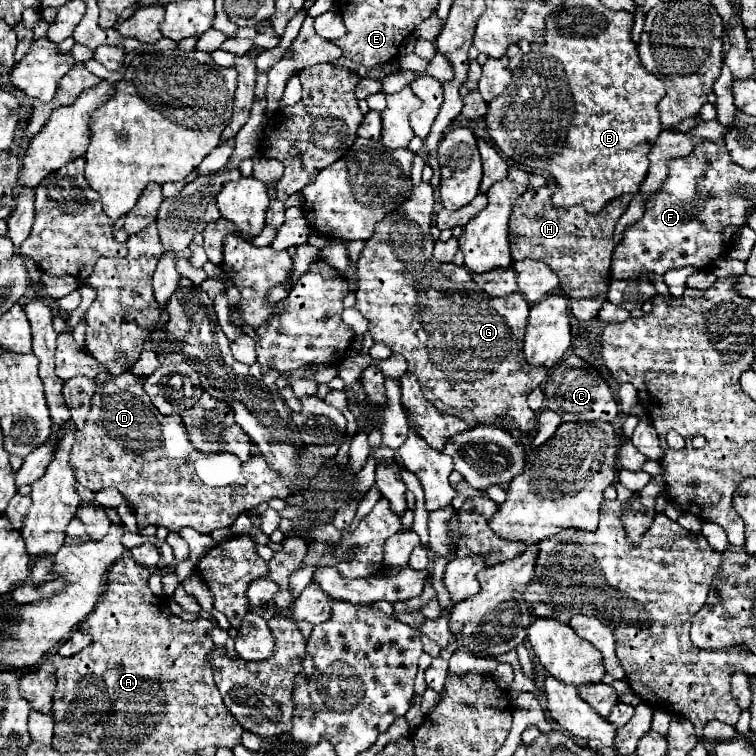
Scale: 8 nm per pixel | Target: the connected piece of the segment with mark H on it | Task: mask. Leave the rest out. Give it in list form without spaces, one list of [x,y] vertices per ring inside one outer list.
[[[544,187],[536,193],[526,193],[520,197],[520,201],[514,205],[514,213],[512,213],[512,243],[510,243],[510,253],[512,257],[518,259],[540,259],[544,261],[548,267],[552,267],[558,277],[560,277],[560,287],[566,293],[566,297],[570,297],[570,311],[578,321],[590,321],[598,315],[600,307],[604,305],[604,301],[608,299],[608,285],[610,285],[610,257],[614,251],[614,225],[618,221],[618,217],[626,211],[632,195],[622,195],[616,197],[614,201],[610,201],[600,213],[590,215],[586,213],[580,205],[574,207],[554,207],[552,205],[552,189]]]

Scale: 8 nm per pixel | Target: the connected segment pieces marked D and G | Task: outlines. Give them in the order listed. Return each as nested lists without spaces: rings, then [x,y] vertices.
[[[102,371],[96,375],[92,409],[86,419],[86,427],[76,433],[76,441],[70,453],[70,463],[80,485],[92,491],[106,487],[118,489],[128,499],[132,509],[138,511],[140,527],[164,526],[171,532],[179,532],[182,527],[194,527],[200,533],[212,533],[214,529],[230,527],[242,511],[250,511],[252,507],[258,507],[272,497],[286,499],[292,493],[288,483],[260,455],[252,457],[252,461],[238,461],[230,453],[198,453],[188,439],[182,419],[162,415],[152,405],[148,393],[144,393],[144,379],[144,375],[134,375],[132,371],[124,371],[120,375]]]
[[[420,183],[414,187],[410,199],[404,201],[400,209],[388,213],[376,227],[358,257],[358,291],[354,307],[368,319],[368,333],[374,343],[384,343],[392,353],[404,355],[408,371],[414,373],[422,385],[424,397],[432,401],[440,413],[472,421],[472,425],[494,423],[504,427],[504,421],[512,421],[520,433],[528,435],[536,427],[536,413],[528,407],[526,395],[546,379],[546,369],[532,369],[522,353],[530,305],[520,293],[490,297],[478,289],[472,281],[472,271],[466,265],[440,263],[434,259],[434,241],[430,235],[434,203],[432,185]]]

